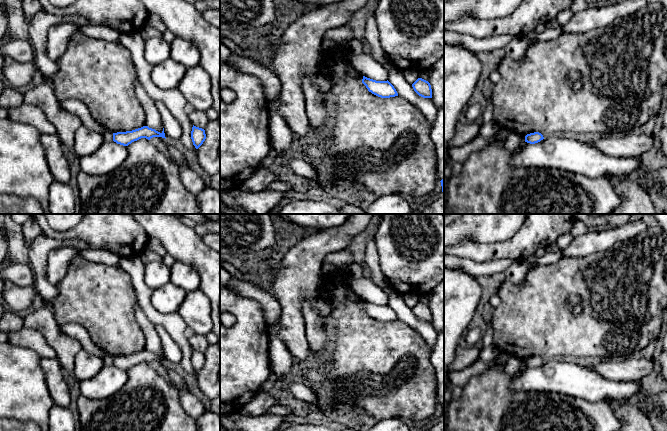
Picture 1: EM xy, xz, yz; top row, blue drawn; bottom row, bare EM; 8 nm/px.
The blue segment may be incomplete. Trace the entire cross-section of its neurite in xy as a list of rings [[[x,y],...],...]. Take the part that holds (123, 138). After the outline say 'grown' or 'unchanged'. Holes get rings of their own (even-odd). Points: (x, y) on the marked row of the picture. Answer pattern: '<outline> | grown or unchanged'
[[[143,126],[132,131],[113,133],[113,141],[123,146],[128,146],[132,142],[141,138],[150,140],[153,137],[162,137],[166,139],[164,128],[161,133],[155,129],[149,128],[148,126]]] | unchanged

